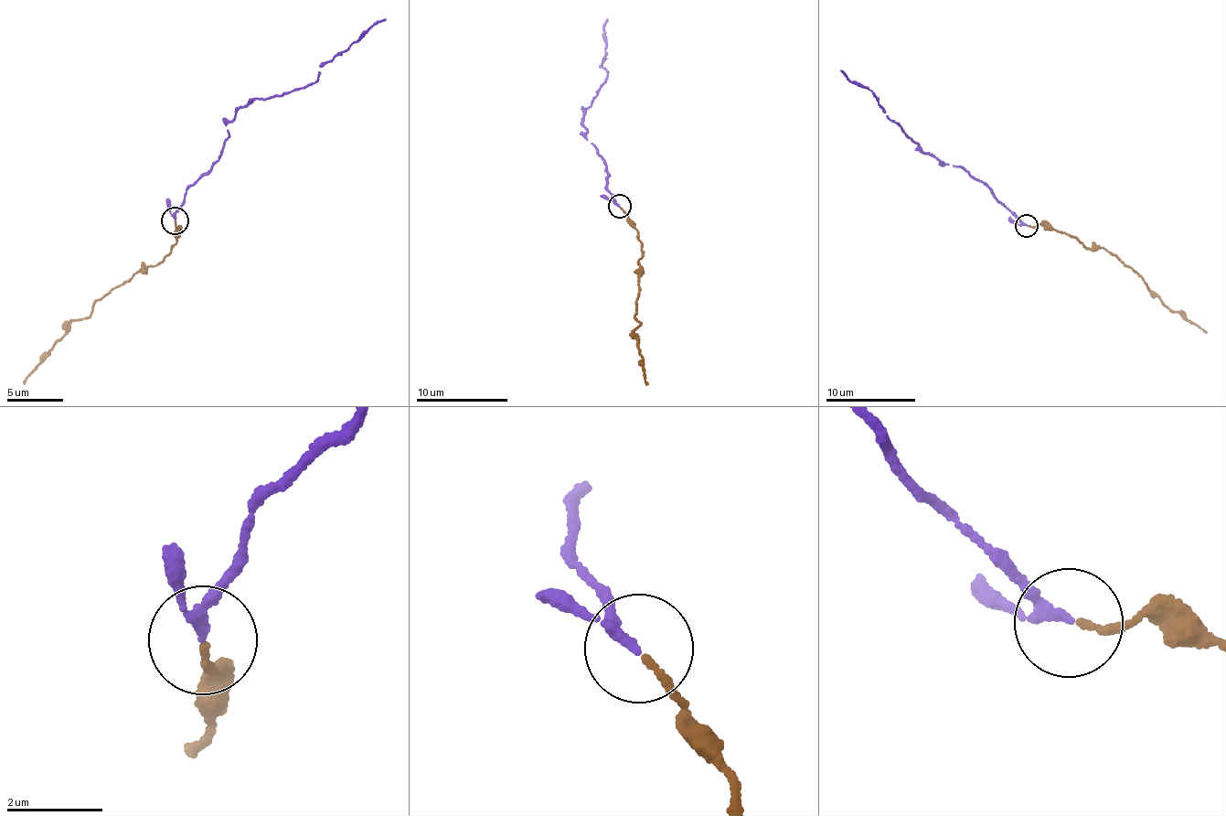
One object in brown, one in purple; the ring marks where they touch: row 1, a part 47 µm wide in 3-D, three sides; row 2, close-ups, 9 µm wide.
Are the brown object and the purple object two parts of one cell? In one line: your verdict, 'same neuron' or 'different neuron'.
same neuron

